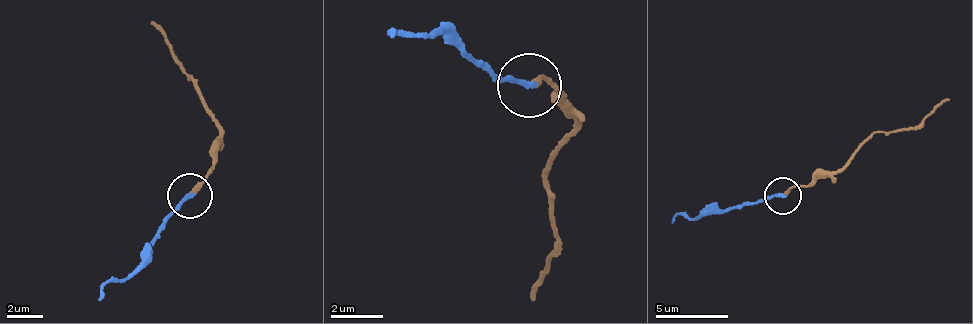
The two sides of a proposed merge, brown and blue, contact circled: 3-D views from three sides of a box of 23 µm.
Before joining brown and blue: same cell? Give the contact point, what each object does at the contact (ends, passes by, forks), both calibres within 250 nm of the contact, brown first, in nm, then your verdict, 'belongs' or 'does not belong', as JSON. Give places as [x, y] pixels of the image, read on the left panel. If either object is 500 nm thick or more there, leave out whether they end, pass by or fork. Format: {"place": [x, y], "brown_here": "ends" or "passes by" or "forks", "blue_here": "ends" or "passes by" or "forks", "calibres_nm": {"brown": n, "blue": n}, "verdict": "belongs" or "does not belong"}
{"place": [189, 195], "brown_here": "ends", "blue_here": "ends", "calibres_nm": {"brown": 280, "blue": 200}, "verdict": "does not belong"}

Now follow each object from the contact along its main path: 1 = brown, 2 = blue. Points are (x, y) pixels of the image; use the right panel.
1: (783, 196), (797, 184), (840, 169), (874, 132), (922, 124), (949, 101)
2: (783, 196), (764, 198), (701, 215), (680, 214), (672, 221)

